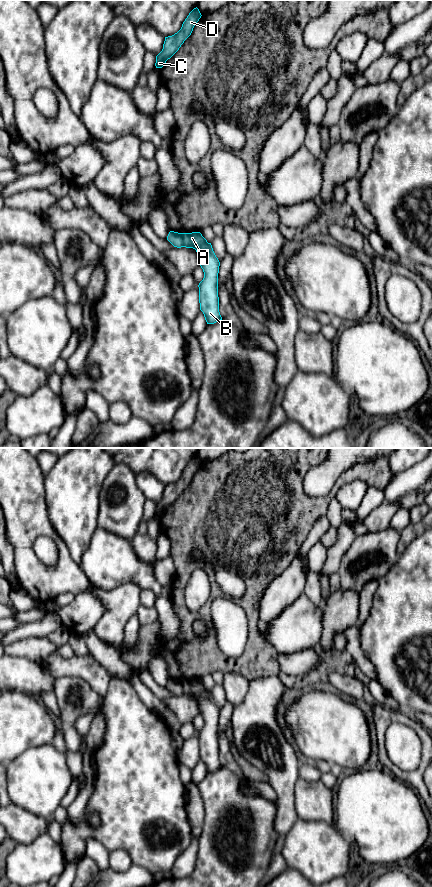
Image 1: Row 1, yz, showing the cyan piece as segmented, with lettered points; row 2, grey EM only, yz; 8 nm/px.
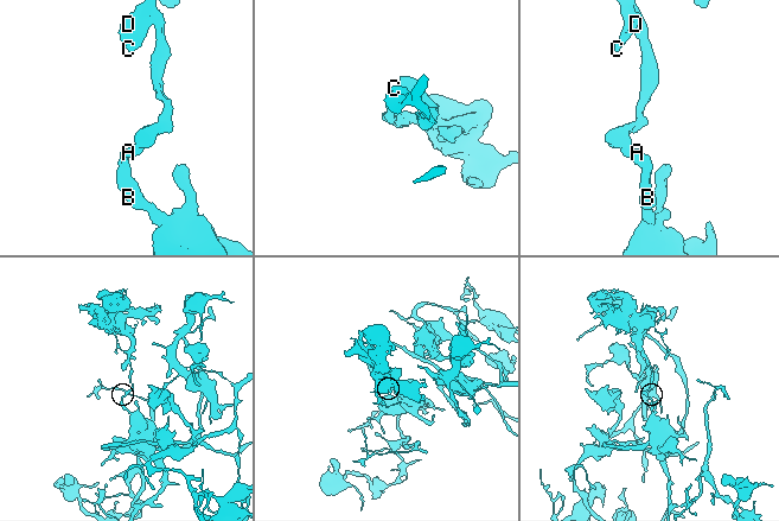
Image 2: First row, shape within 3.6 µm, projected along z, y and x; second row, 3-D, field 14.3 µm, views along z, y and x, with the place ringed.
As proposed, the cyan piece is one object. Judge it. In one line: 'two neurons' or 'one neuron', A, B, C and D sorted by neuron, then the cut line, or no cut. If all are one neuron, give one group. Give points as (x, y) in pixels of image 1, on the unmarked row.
two neurons; A B / C D; cut in yz along (183, 681), (182, 694)

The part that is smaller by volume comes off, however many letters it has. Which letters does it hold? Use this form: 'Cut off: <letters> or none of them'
Cut off: C, D

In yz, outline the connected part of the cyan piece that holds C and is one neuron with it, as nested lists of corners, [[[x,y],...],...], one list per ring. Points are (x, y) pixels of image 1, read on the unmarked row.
[[[194,456],[182,472],[181,477],[172,484],[165,485],[162,499],[156,504],[156,516],[162,516],[181,495],[184,489],[191,483],[195,472],[201,466],[199,457]]]

